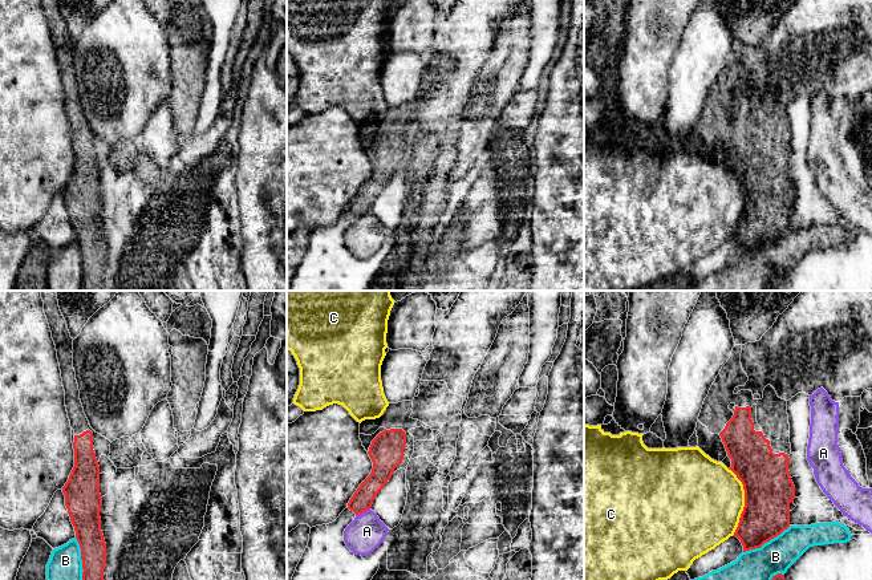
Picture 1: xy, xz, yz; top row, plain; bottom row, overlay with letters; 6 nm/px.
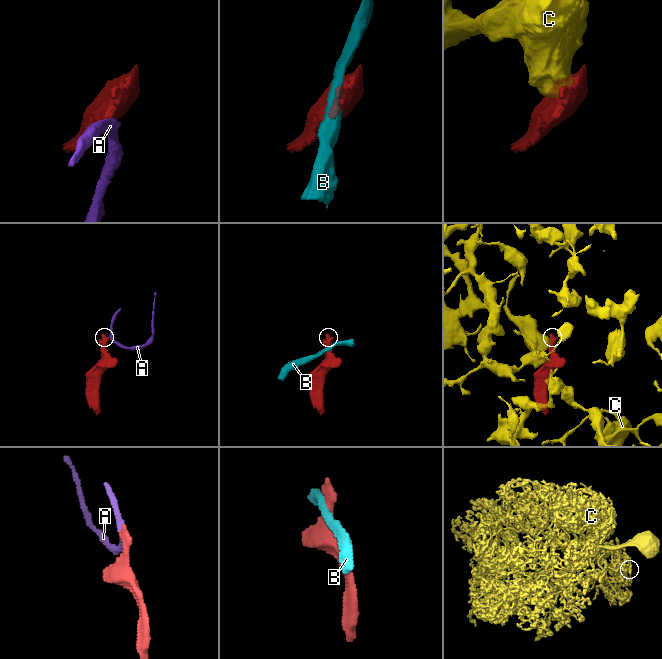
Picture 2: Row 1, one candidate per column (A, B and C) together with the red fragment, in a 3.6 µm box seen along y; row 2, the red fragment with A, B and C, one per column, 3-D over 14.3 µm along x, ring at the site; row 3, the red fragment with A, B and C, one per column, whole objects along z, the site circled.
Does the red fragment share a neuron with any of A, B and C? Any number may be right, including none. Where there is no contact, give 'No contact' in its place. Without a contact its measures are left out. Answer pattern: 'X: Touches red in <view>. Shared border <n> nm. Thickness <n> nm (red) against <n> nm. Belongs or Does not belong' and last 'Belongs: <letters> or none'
A: Touches red in xz. Shared border 100 nm. Thickness 130 nm (red) against 220 nm. Does not belong
B: Touches red in yz. Shared border 340 nm. Thickness 280 nm (red) against 200 nm. Does not belong
C: Touches red in yz. Shared border 400 nm. Thickness 300 nm (red) against 480 nm. Does not belong
Belongs: none

